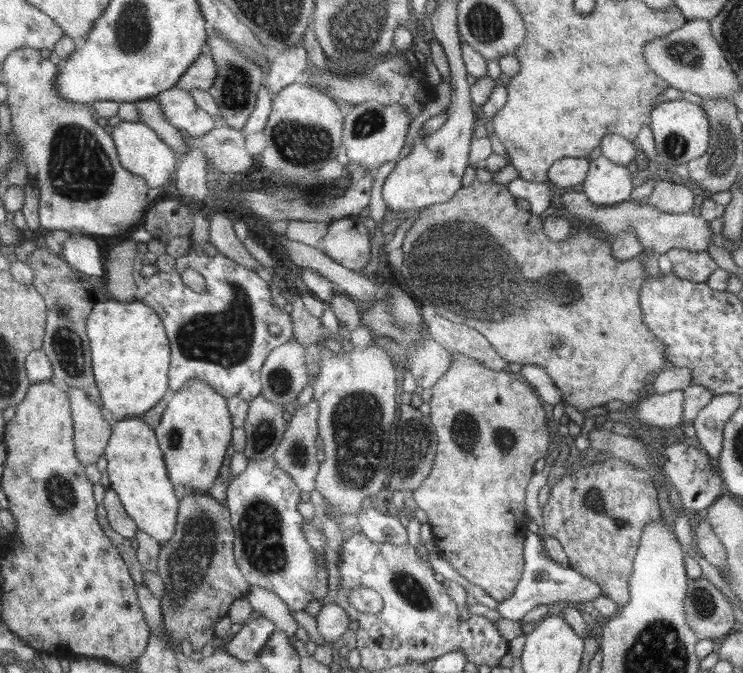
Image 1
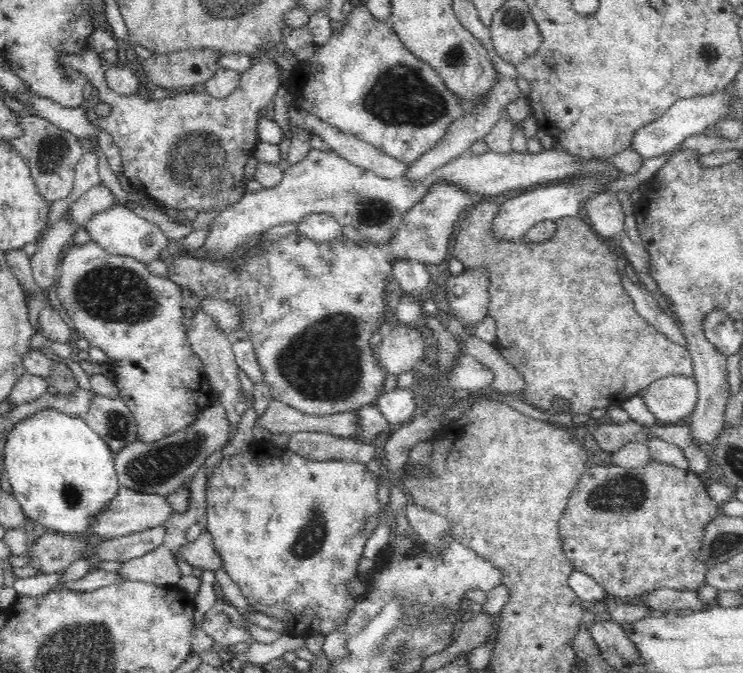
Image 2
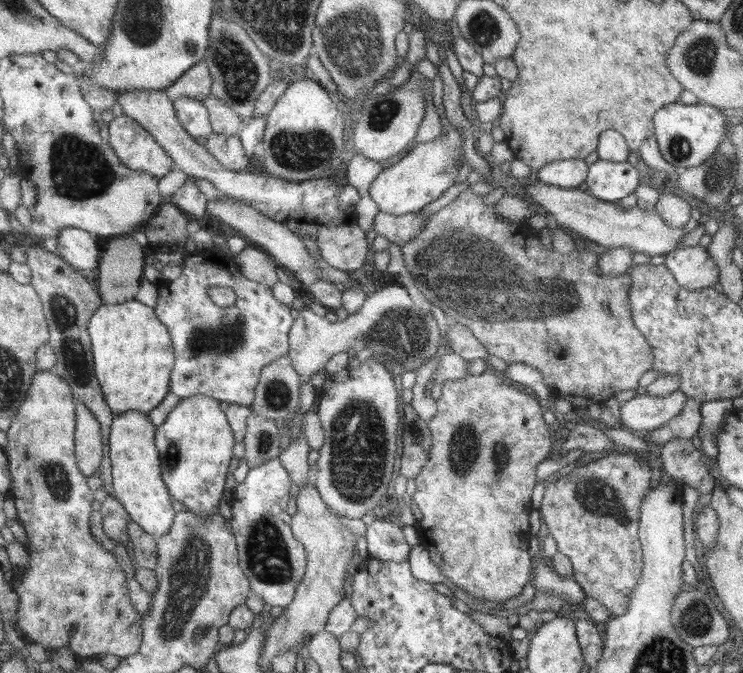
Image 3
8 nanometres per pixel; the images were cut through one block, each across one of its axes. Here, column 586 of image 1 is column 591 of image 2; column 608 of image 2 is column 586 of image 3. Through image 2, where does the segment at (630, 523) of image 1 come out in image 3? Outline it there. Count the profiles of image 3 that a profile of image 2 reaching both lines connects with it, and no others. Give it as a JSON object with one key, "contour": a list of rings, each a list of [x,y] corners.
{"contour":[[[616,450],[609,456],[606,456],[606,458],[596,460],[596,462],[588,460],[584,464],[580,464],[575,470],[572,470],[567,476],[562,476],[559,480],[556,480],[555,483],[548,484],[545,487],[543,502],[541,503],[539,511],[539,514],[542,515],[542,520],[544,520],[544,524],[546,524],[548,528],[548,534],[552,536],[552,539],[554,539],[557,545],[557,550],[568,556],[571,560],[573,579],[582,587],[587,598],[592,598],[594,601],[602,603],[612,615],[622,616],[622,614],[628,611],[628,607],[630,607],[630,595],[632,595],[632,591],[634,591],[634,587],[643,571],[643,552],[641,551],[641,543],[639,540],[640,506],[642,506],[642,500],[646,498],[646,494],[652,490],[650,481],[653,476],[651,468],[645,460],[646,457],[644,455],[641,455],[641,458],[634,458],[634,456],[630,456],[630,454],[618,454]]]}

